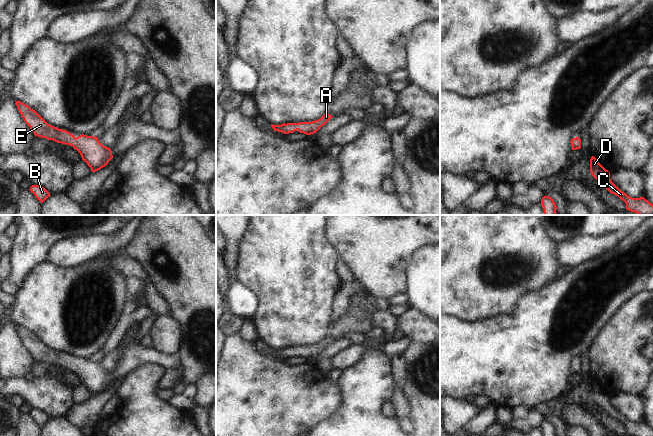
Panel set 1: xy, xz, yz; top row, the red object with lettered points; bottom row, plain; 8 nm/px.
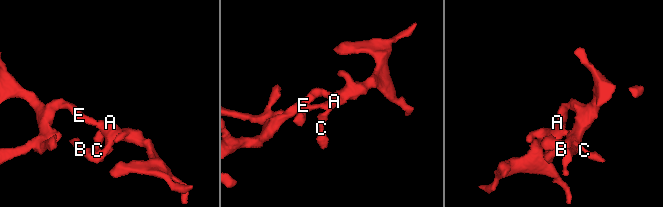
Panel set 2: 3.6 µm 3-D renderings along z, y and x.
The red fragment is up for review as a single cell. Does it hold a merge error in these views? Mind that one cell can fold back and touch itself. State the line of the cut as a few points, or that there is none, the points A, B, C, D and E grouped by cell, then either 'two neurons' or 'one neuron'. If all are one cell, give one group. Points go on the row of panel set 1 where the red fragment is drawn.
no cut | A B C D E | one neuron

